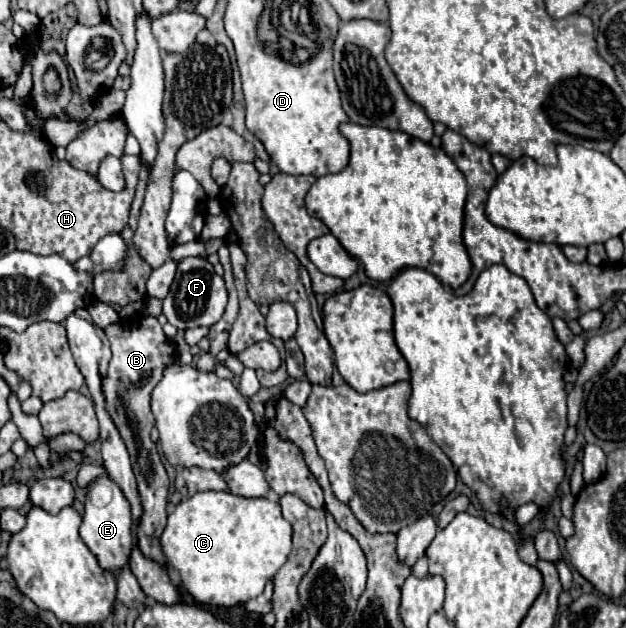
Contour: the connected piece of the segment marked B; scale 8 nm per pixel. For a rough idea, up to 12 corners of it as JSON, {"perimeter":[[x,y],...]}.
{"perimeter":[[151,315],[105,327],[107,413],[129,451],[137,545],[165,565],[169,477],[149,395],[175,359]]}

